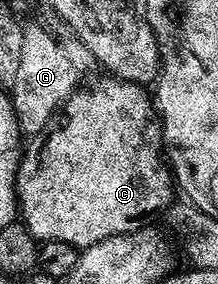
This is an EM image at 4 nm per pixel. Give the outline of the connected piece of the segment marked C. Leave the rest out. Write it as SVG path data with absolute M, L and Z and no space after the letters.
M104 78L90 87L82 86L65 100L65 120L46 137L41 156L26 158L18 170L19 219L38 241L67 241L84 249L107 237L141 230L156 211L164 212L174 202L173 172L163 154L161 121L150 92L140 83Z

